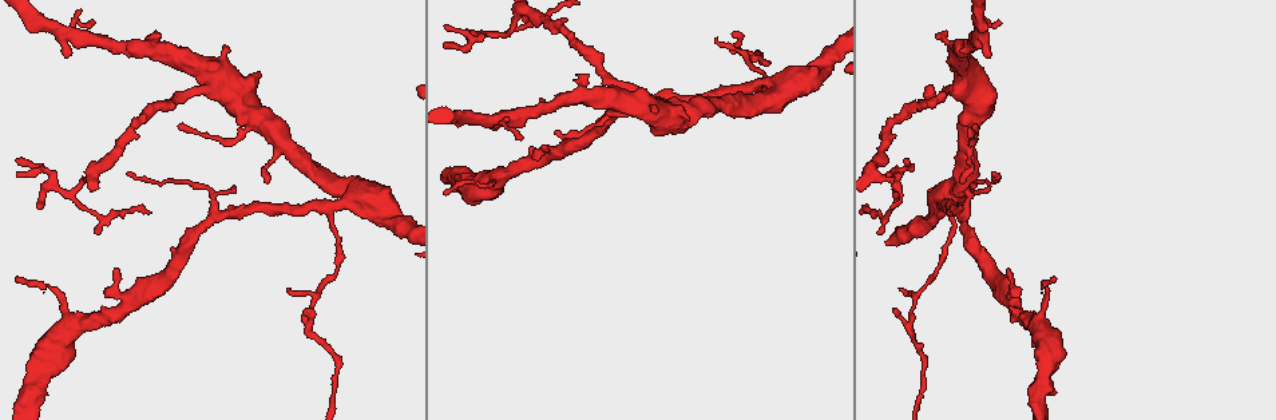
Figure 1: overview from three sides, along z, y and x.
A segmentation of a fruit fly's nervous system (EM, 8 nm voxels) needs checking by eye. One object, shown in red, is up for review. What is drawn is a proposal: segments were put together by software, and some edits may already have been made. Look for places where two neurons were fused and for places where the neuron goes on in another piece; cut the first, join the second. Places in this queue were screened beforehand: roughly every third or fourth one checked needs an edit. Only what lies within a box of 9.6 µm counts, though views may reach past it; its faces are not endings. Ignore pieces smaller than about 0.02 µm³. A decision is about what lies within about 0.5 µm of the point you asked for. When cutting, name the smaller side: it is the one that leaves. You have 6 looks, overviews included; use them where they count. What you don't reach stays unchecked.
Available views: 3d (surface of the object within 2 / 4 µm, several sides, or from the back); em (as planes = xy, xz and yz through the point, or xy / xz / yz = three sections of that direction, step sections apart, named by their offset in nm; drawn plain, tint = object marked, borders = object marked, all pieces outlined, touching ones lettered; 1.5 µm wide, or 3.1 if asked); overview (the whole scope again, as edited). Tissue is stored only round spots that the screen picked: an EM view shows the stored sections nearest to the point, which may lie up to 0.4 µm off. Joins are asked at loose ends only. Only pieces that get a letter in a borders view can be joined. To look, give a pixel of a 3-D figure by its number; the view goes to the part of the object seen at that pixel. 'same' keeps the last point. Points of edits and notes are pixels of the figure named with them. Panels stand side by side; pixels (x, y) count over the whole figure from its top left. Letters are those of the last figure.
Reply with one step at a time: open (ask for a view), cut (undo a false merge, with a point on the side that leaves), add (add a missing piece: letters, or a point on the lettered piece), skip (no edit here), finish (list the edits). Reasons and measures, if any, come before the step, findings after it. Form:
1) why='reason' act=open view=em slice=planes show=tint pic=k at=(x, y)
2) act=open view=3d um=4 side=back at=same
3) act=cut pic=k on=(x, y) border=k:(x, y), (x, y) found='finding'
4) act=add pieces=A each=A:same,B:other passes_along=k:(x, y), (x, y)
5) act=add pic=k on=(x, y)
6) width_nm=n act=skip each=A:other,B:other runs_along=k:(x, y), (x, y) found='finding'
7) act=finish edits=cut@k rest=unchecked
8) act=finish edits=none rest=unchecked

why='thick end' act=open view=3d um=2 pic=1 at=(939, 37)

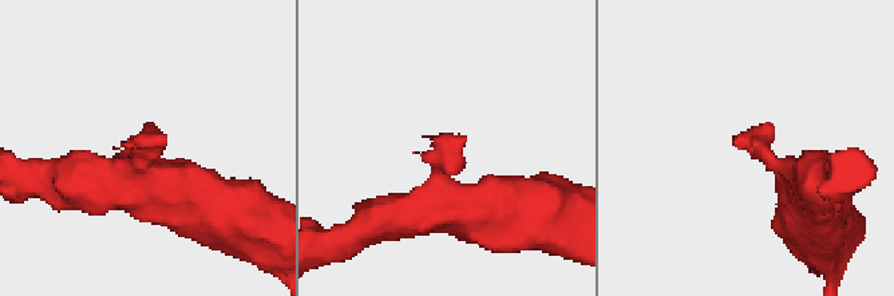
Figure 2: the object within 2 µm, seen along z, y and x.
act=open view=em slice=xy step=8 show=borders pic=2 at=(164, 137)

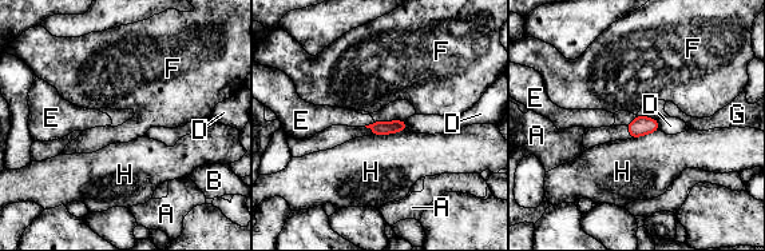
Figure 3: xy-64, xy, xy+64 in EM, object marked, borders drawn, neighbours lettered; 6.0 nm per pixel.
act=skip each=A:other,B:other,D:other,E:other,F:other,G:other,H:other border=3:(657, 119), (660, 130) found='none of them fits'

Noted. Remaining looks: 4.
why='branch stops here' act=open view=3d um=2 pic=1 at=(496, 129)

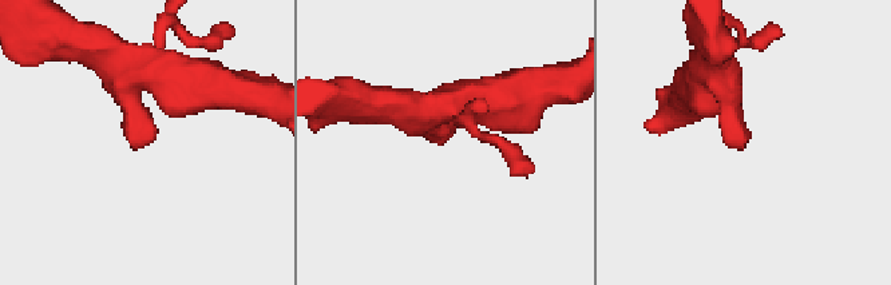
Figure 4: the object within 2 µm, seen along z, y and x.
why='now the EM' act=open view=em slice=planes show=borders pic=4 at=(147, 144)

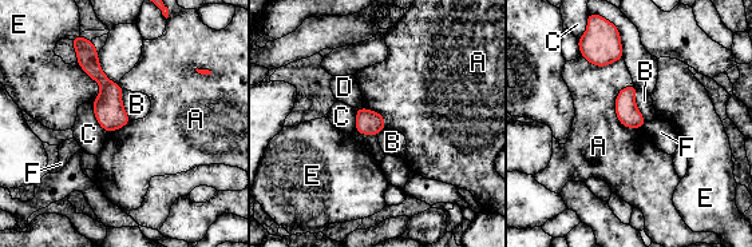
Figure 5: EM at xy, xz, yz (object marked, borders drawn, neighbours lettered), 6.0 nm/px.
act=skip each=A:other,B:other,C:other,D:other,E:other,F:other runs_along=5:(92, 51), (109, 128) found='none of them fits'

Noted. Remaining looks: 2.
why='abrupt turn' act=open view=em slice=xy step=4 show=tint pic=1 at=(907, 324)

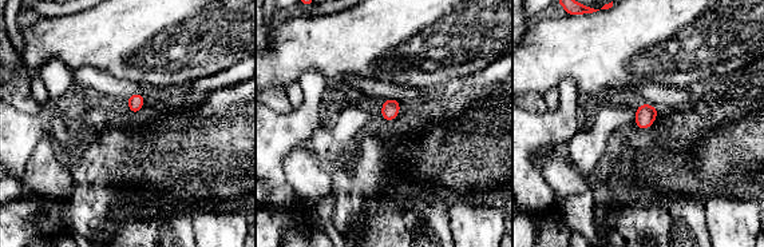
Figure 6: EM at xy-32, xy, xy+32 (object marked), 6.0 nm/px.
why='cut it another way' act=open view=em slice=planes show=borders at=same

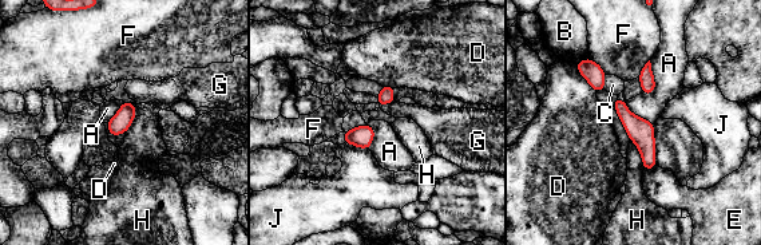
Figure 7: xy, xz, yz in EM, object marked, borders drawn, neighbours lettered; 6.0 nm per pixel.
width_nm=70 act=skip each=A:other,B:other,C:other,D:other,E:other,F:other,G:other,H:other,J:other border=7:(649, 60), (654, 90), (646, 95) found='all the same neuron'

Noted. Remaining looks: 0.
act=finish edits=none rest=unchecked

